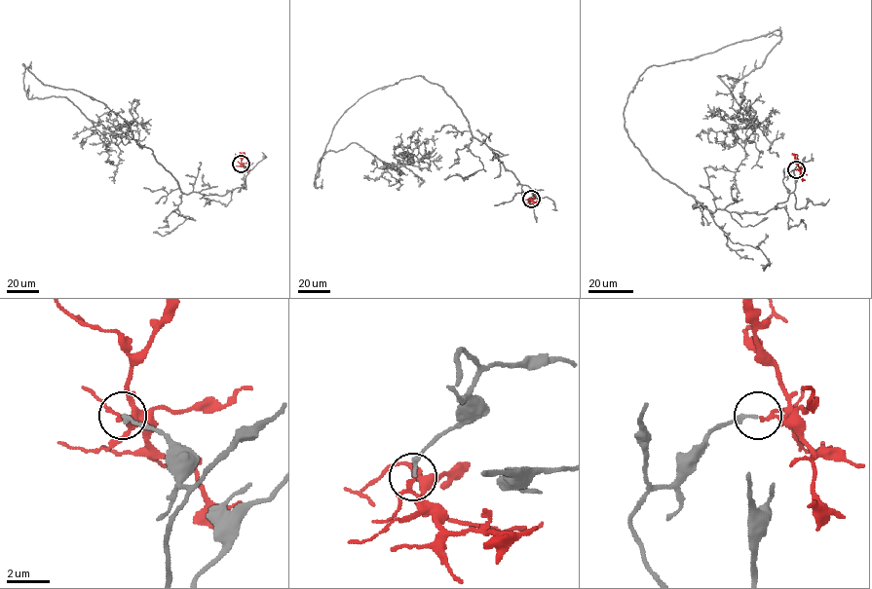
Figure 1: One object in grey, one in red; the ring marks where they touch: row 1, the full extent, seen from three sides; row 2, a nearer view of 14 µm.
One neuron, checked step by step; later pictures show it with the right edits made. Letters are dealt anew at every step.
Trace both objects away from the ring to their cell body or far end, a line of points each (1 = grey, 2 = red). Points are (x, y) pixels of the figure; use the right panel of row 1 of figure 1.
1: (796, 169), (710, 211), (625, 125), (648, 67), (779, 30), (717, 76), (752, 121), (710, 166)
2: (796, 169), (799, 166), (795, 159), (796, 154)

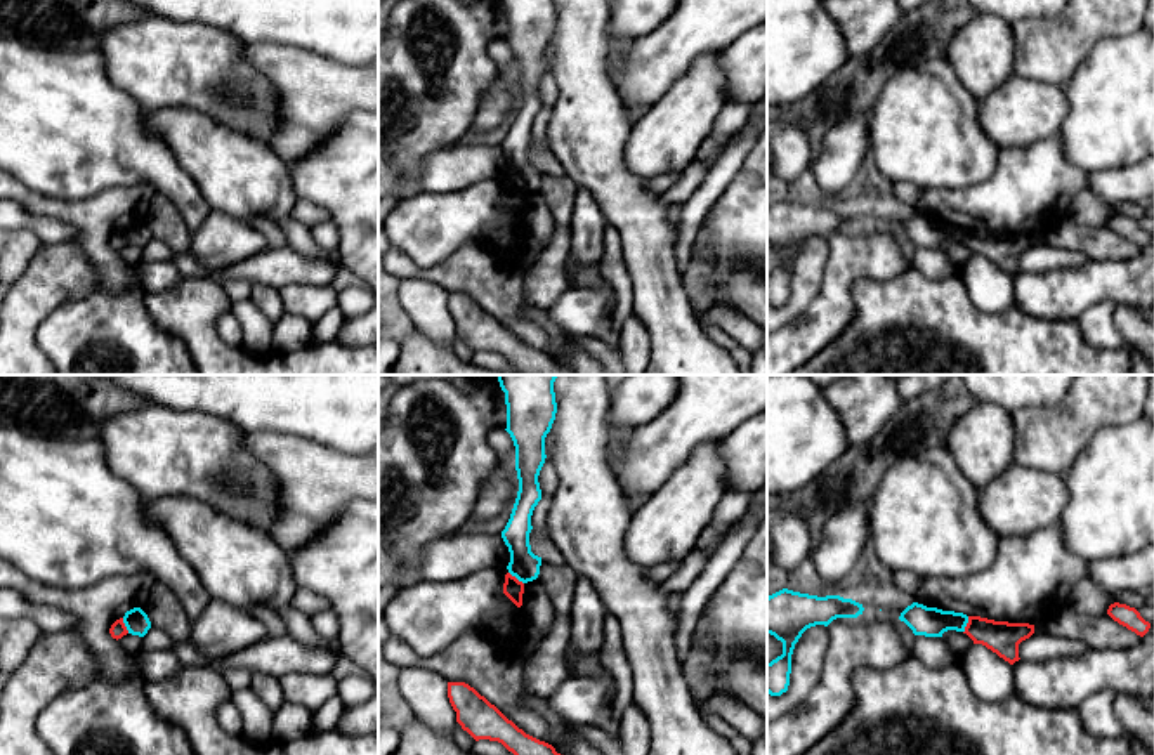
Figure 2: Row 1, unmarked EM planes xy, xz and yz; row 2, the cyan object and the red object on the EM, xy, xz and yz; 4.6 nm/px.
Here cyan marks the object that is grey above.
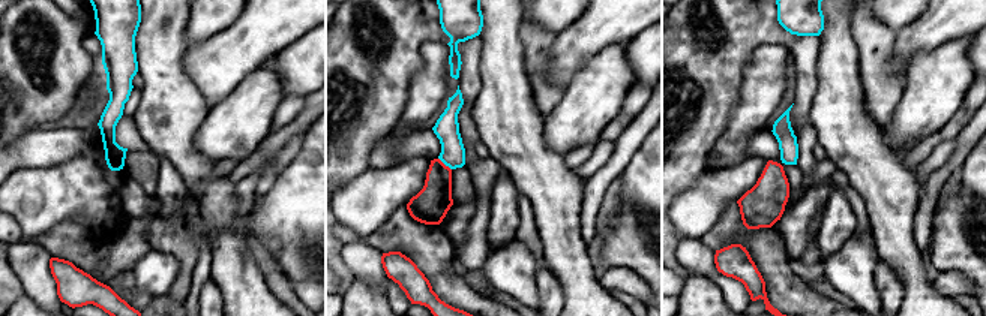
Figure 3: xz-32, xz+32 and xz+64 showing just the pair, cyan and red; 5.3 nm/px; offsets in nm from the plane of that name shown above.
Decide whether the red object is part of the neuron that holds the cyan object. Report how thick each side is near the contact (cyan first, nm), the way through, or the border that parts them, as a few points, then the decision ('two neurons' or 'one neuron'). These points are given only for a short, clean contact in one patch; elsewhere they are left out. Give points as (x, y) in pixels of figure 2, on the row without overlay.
140 nm thick on the cyan side, 160 nm on the other; border along yz (969, 228), (963, 243); two neurons

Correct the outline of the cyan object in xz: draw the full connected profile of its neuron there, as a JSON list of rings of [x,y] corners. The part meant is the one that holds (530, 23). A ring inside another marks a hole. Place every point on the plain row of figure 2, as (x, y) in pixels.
[[[502,0],[507,16],[507,43],[515,57],[517,109],[502,149],[510,163],[508,184],[528,194],[538,189],[541,168],[531,163],[531,127],[541,111],[538,94],[545,75],[545,49],[557,24],[554,0]]]

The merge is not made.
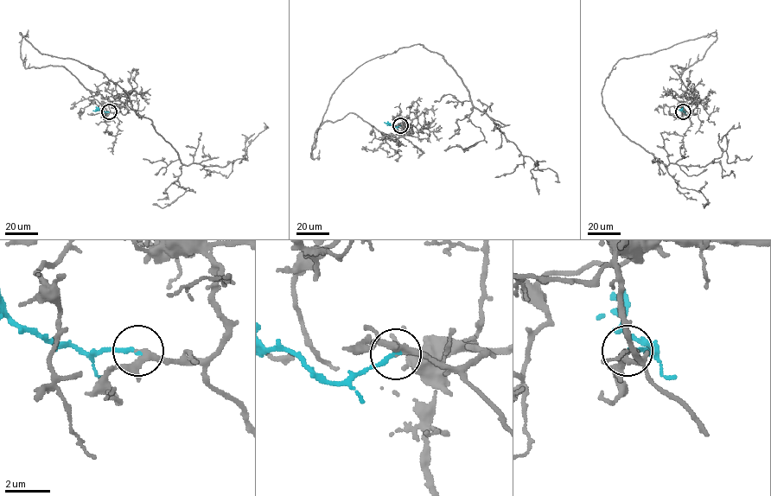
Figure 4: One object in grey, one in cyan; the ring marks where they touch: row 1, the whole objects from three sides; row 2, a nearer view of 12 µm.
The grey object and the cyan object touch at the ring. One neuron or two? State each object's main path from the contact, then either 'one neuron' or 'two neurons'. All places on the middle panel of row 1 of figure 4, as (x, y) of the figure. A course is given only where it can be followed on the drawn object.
course grey (400, 125), (397, 138), (353, 112), (326, 121), (311, 157), (344, 79), (419, 44), (537, 164), (538, 194); course cyan (400, 125), (394, 127), (384, 122); one neuron

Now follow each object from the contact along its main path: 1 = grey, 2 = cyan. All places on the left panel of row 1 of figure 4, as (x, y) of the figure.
1: (109, 111), (111, 102), (62, 66), (26, 67), (19, 33), (41, 53), (117, 84), (186, 165), (247, 155)
2: (109, 111), (92, 111)

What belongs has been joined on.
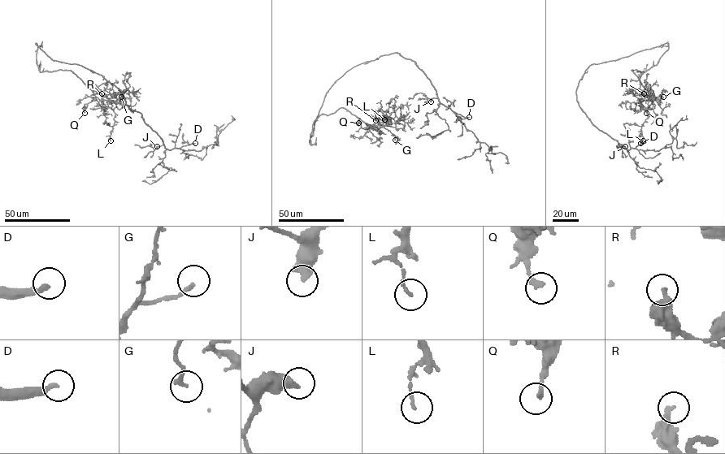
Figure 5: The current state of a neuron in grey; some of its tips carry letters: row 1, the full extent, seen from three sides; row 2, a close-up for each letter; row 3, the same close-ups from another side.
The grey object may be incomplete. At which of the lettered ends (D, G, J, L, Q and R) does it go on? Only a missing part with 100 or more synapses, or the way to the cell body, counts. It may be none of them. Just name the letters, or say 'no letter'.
D

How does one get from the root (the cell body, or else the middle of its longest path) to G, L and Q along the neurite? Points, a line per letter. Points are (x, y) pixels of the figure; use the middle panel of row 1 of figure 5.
G: (341, 76), (326, 94), (310, 144), (314, 121), (340, 107), (366, 123), (388, 129), (395, 140)
L: (341, 76), (326, 94), (310, 144), (314, 121), (340, 107), (379, 127), (385, 117), (389, 124), (384, 119)
Q: (341, 76), (326, 94), (310, 143), (313, 123), (321, 114), (345, 108), (369, 128), (362, 128), (358, 123)

